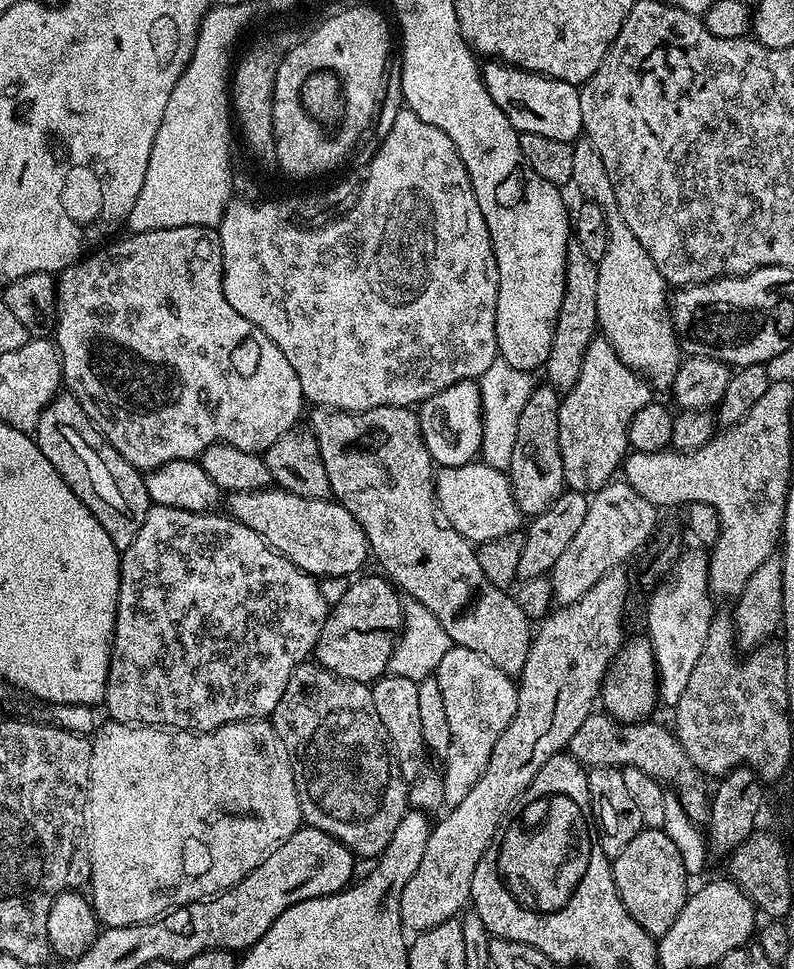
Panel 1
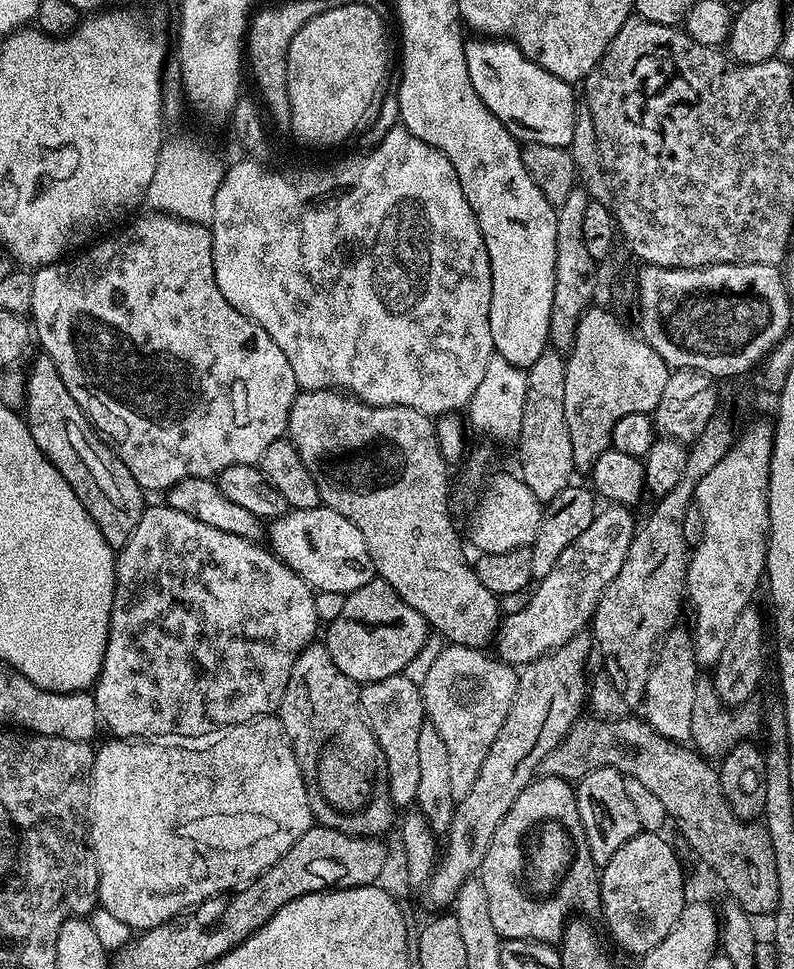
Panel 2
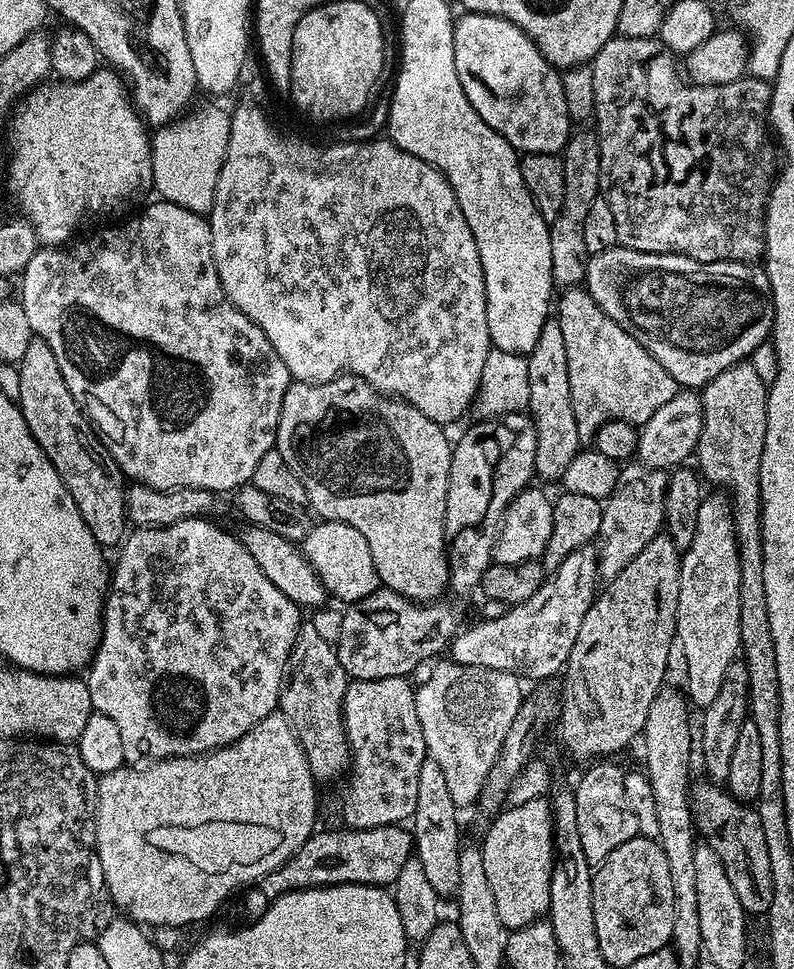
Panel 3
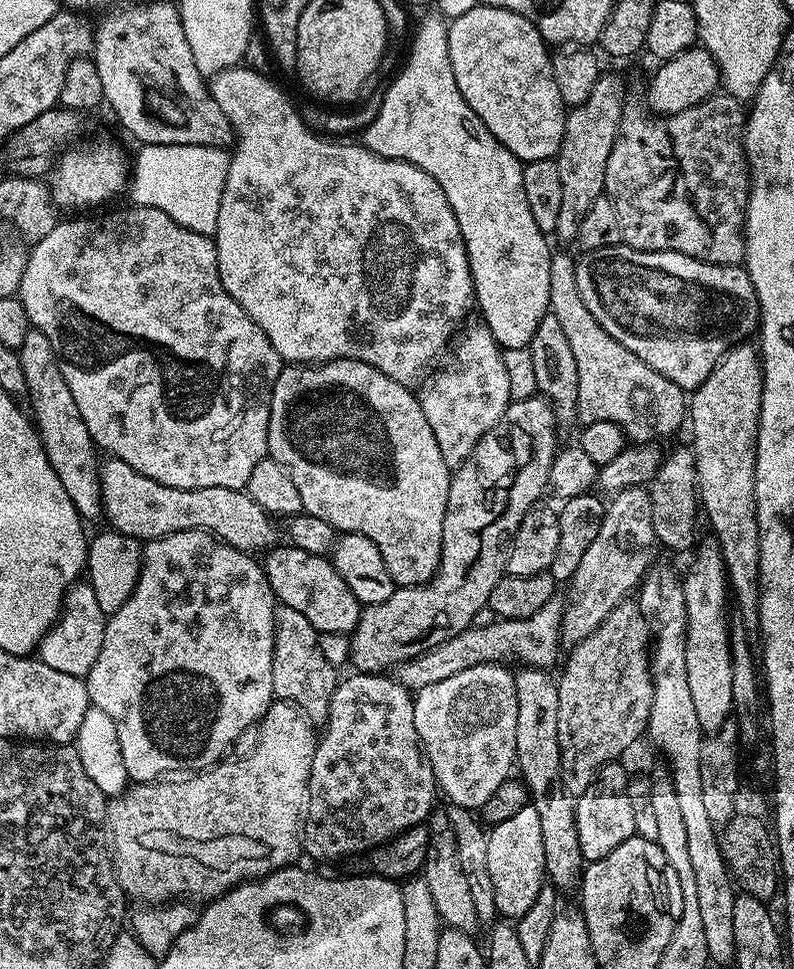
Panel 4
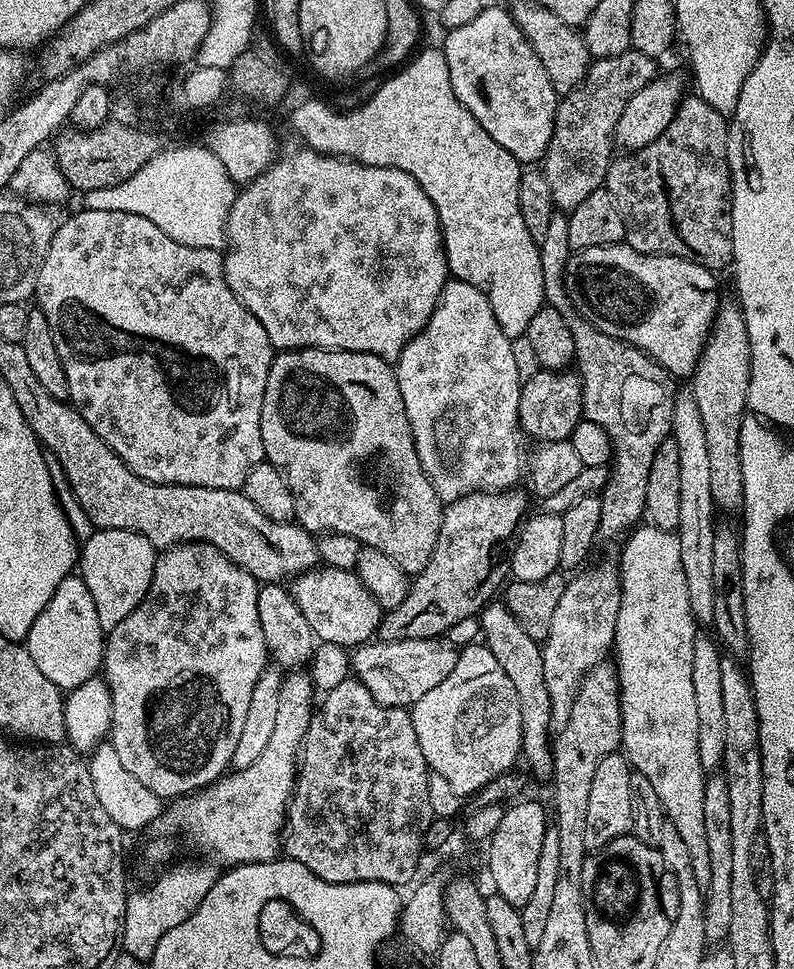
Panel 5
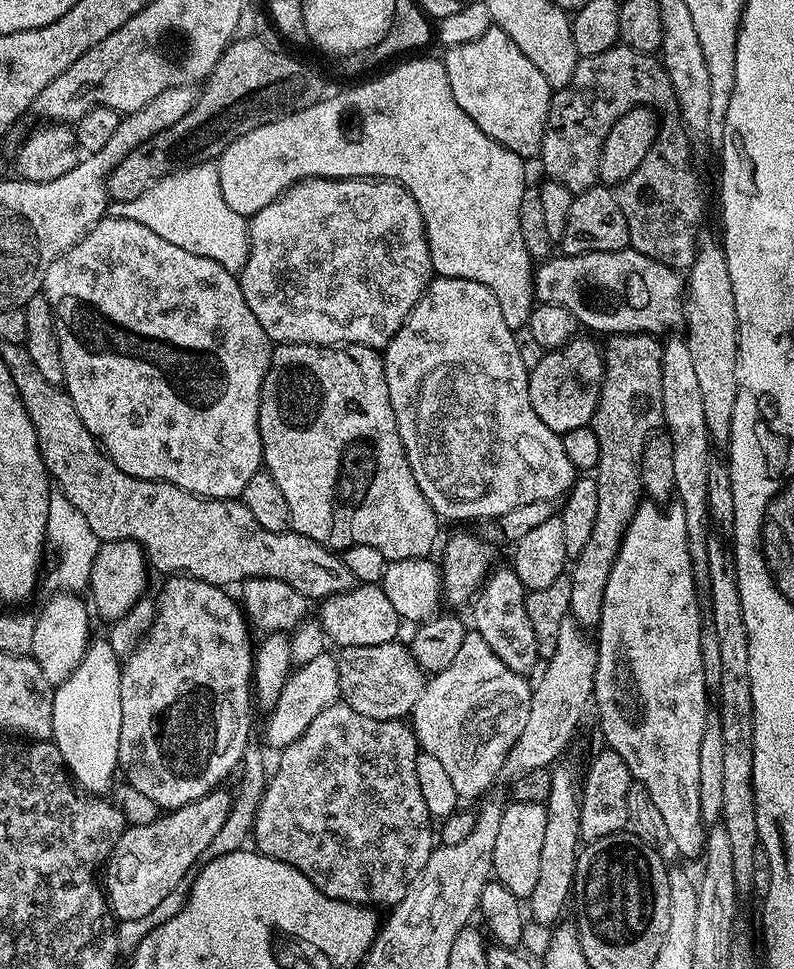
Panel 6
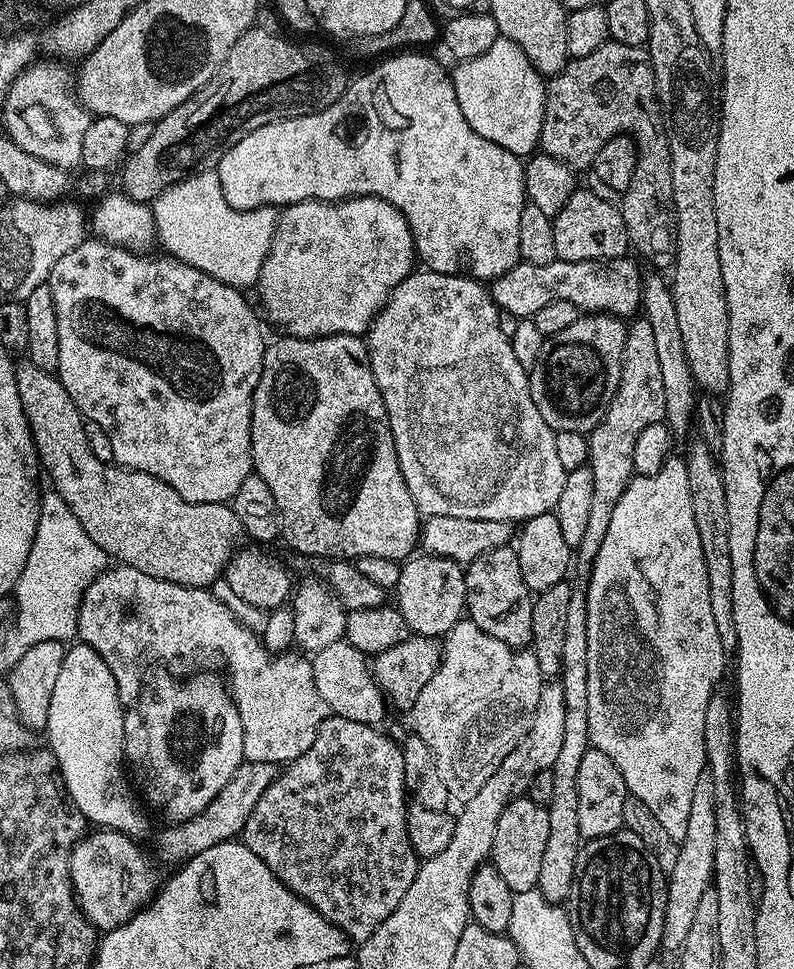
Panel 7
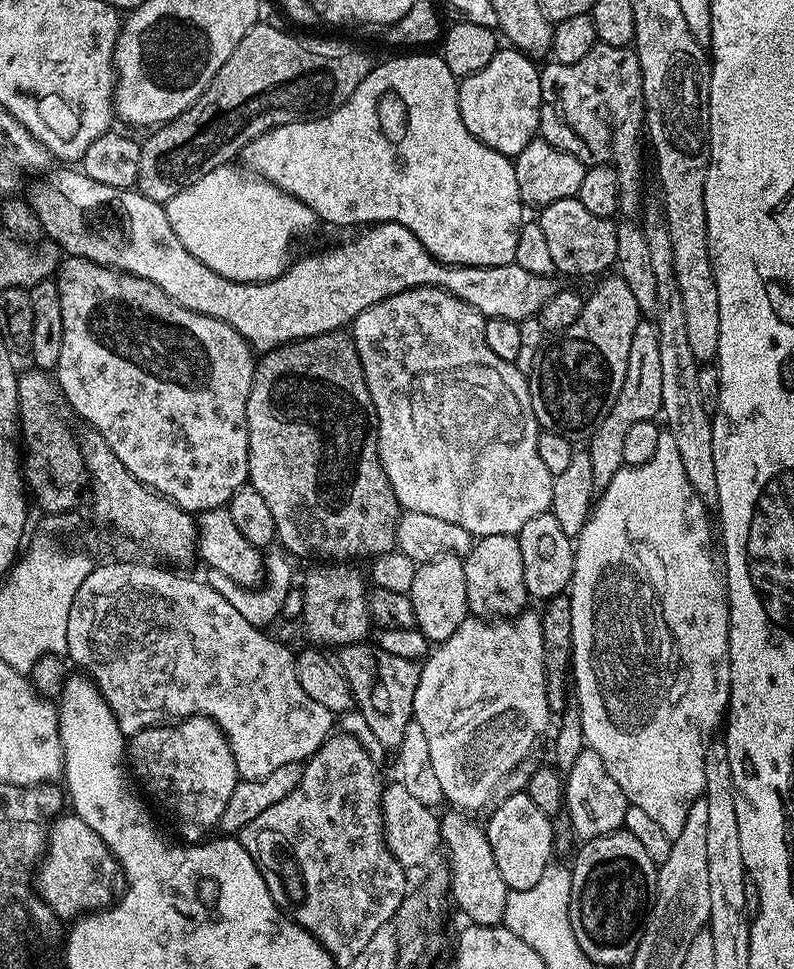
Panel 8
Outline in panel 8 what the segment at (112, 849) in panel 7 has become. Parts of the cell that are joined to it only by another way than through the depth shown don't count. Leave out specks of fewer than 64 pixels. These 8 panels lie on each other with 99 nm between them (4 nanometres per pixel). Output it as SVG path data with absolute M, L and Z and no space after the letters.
M61 814L48 828L48 847L34 872L34 888L57 917L79 918L108 907L118 896L118 862L86 822L75 814Z

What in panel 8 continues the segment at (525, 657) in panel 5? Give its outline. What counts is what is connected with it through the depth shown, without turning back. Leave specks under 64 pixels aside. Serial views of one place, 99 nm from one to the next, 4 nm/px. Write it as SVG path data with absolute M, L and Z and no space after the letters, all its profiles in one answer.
M481 536L462 559L468 611L471 615L481 618L515 618L529 607L526 578L522 574L522 550L516 536Z

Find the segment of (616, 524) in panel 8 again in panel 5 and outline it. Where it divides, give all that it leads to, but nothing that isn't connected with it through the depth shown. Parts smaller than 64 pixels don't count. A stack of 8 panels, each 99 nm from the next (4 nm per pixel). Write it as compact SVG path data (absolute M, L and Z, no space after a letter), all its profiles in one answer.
M651 526L637 527L624 542L624 553L618 559L620 605L614 641L614 669L620 685L622 710L622 751L633 769L646 774L650 786L654 786L654 794L658 794L662 802L667 823L672 824L682 842L686 842L686 851L694 865L694 878L698 878L701 886L706 886L710 882L710 853L706 847L706 817L702 802L706 773L698 758L698 706L694 699L694 642L698 625L692 617L690 598L686 594L682 550L678 550L675 532Z

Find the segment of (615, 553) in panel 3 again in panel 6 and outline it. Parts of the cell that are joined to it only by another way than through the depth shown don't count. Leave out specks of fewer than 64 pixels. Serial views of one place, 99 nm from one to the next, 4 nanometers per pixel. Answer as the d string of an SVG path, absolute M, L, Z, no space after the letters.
M569 618L562 622L558 633L558 650L543 665L544 673L540 681L532 684L530 698L530 718L526 718L526 727L518 734L518 742L502 762L499 779L511 782L522 778L529 770L552 768L561 759L568 748L584 711L589 711L593 703L594 674L596 673L596 645L586 637L585 629Z

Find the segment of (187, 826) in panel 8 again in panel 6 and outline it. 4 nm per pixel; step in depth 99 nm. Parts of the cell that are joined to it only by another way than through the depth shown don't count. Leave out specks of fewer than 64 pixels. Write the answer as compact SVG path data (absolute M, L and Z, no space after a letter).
M172 574L160 588L160 597L155 597L156 616L147 632L136 642L135 648L128 653L120 669L120 685L122 686L122 734L118 734L118 768L123 779L132 785L134 790L153 800L160 810L181 808L198 798L207 796L213 788L219 788L225 783L224 779L237 771L243 758L243 752L250 743L248 727L252 724L253 691L253 653L254 639L250 631L250 621L244 614L243 607L231 591L225 590L218 584L207 584L196 580L193 576Z

